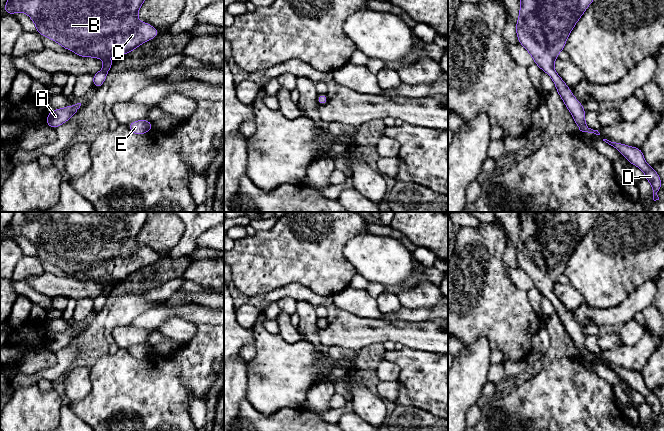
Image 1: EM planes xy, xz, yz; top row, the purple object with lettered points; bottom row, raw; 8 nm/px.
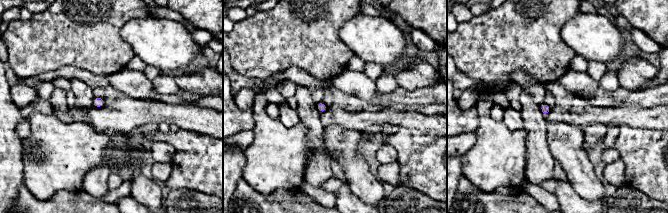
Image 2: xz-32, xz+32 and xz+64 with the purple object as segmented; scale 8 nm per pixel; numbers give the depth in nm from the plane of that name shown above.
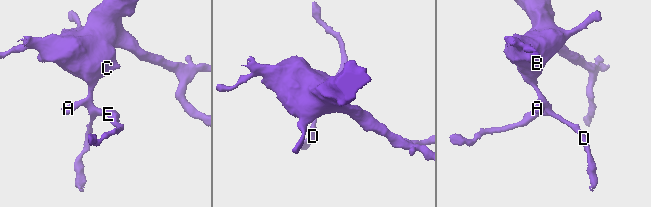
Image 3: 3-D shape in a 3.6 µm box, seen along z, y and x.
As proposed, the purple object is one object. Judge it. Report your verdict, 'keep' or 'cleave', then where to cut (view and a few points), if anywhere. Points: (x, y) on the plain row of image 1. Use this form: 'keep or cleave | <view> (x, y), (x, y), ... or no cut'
keep | no cut

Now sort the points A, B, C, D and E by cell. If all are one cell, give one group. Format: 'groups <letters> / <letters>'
groups A B C D E

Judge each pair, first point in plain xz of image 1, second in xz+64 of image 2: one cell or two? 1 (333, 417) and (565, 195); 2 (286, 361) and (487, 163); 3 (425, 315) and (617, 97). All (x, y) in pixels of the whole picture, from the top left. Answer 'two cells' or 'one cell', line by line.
1: two cells
2: one cell
3: one cell

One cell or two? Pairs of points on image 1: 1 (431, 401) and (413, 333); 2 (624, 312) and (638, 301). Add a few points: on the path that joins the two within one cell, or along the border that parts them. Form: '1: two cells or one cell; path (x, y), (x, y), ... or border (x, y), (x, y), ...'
1: two cells; border (403, 345), (437, 353)
2: one cell; path (627, 310), (635, 302)

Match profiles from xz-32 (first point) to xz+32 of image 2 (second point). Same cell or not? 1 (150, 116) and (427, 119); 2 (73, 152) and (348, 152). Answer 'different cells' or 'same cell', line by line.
1: same cell
2: different cells

